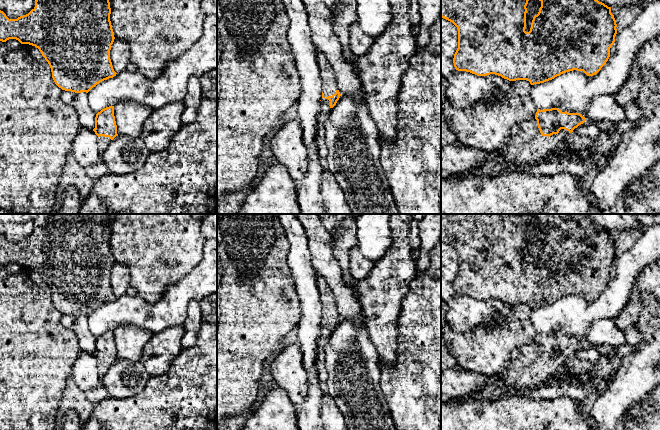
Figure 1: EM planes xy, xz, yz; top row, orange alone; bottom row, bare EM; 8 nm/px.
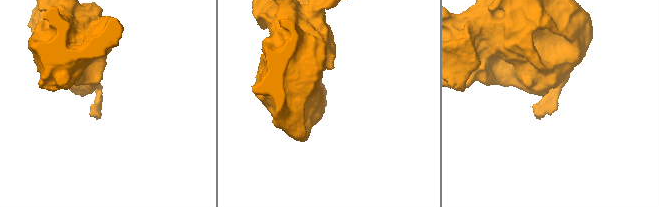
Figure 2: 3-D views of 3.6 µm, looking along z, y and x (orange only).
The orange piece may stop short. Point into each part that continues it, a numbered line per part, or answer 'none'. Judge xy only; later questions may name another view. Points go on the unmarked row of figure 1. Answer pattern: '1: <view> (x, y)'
1: xy (103, 366)

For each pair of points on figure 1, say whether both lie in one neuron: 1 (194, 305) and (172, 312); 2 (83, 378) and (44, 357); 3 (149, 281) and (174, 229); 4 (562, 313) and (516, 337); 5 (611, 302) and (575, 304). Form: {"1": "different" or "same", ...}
{"1": "different", "2": "different", "3": "same", "4": "different", "5": "same"}

